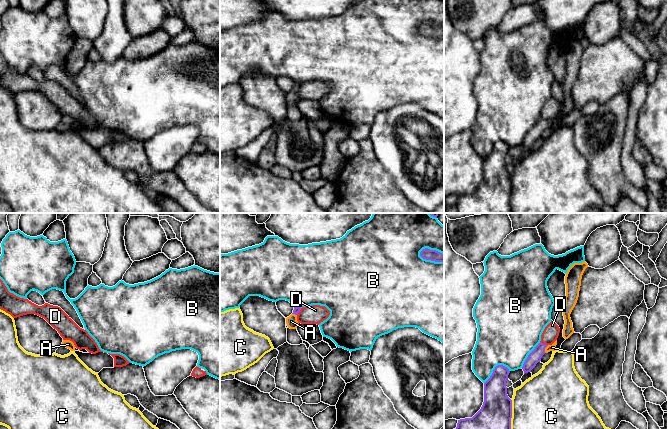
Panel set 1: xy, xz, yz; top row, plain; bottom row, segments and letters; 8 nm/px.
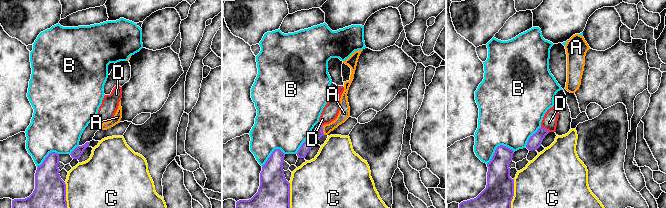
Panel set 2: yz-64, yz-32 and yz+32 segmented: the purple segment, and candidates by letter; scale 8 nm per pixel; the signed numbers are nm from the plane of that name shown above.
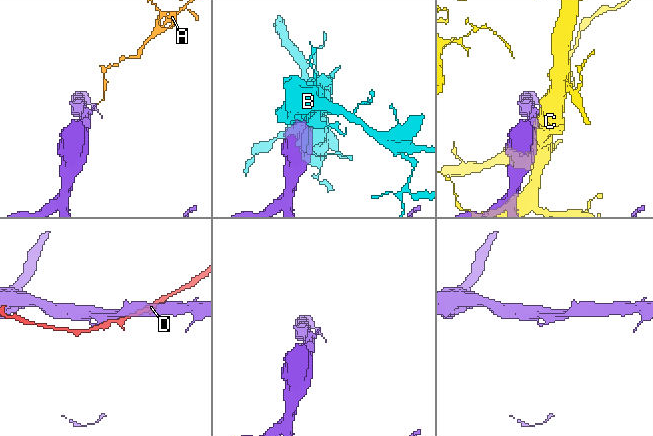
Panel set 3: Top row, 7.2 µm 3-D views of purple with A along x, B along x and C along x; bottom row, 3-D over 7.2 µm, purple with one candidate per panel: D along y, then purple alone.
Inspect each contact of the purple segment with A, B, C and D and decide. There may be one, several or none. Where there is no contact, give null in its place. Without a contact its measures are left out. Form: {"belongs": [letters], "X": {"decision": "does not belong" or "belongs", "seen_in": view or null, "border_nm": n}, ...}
{"belongs": ["A"], "A": {"decision": "belongs", "seen_in": "yz", "border_nm": 70}, "B": {"decision": "does not belong", "seen_in": "yz", "border_nm": 240}, "C": {"decision": "does not belong", "seen_in": "yz", "border_nm": 300}, "D": {"decision": "does not belong", "seen_in": "yz", "border_nm": 70}}

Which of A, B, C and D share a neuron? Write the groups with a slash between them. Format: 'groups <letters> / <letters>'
groups A / B / C / D

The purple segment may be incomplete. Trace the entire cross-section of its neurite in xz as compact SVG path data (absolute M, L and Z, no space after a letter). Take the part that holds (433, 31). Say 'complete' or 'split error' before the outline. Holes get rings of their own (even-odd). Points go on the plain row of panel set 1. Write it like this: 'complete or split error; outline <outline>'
complete; outline M425 24L420 28L420 32L426 36L444 38L444 31L436 26Z

